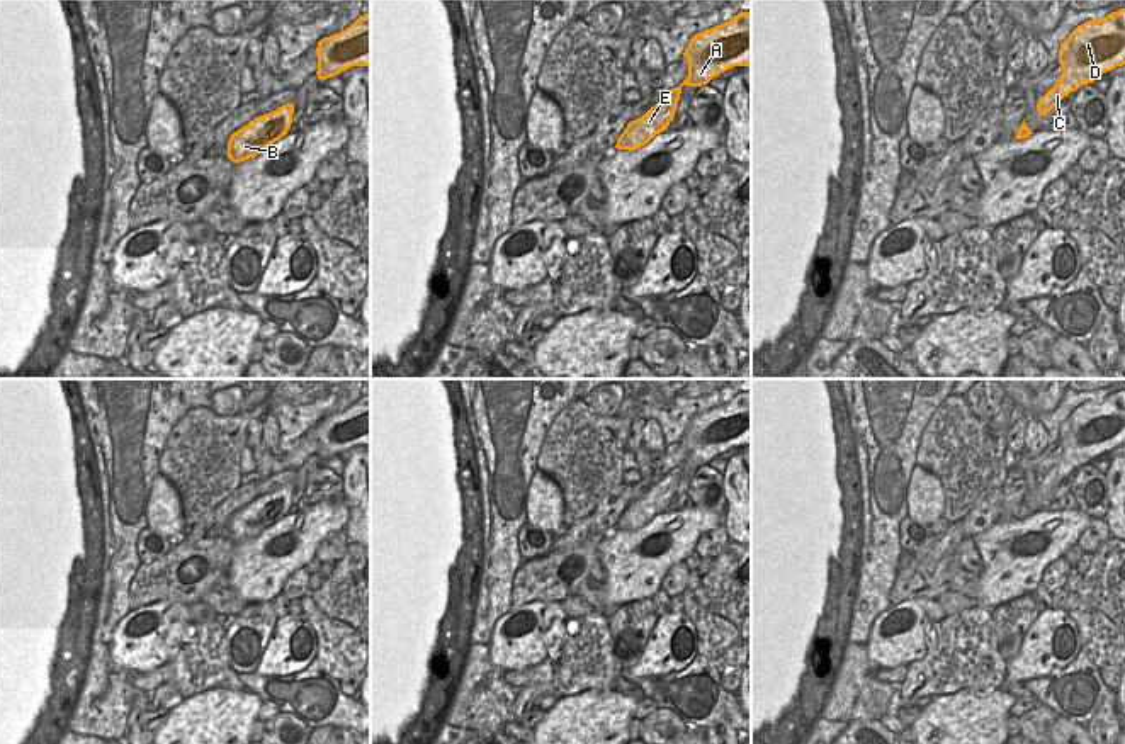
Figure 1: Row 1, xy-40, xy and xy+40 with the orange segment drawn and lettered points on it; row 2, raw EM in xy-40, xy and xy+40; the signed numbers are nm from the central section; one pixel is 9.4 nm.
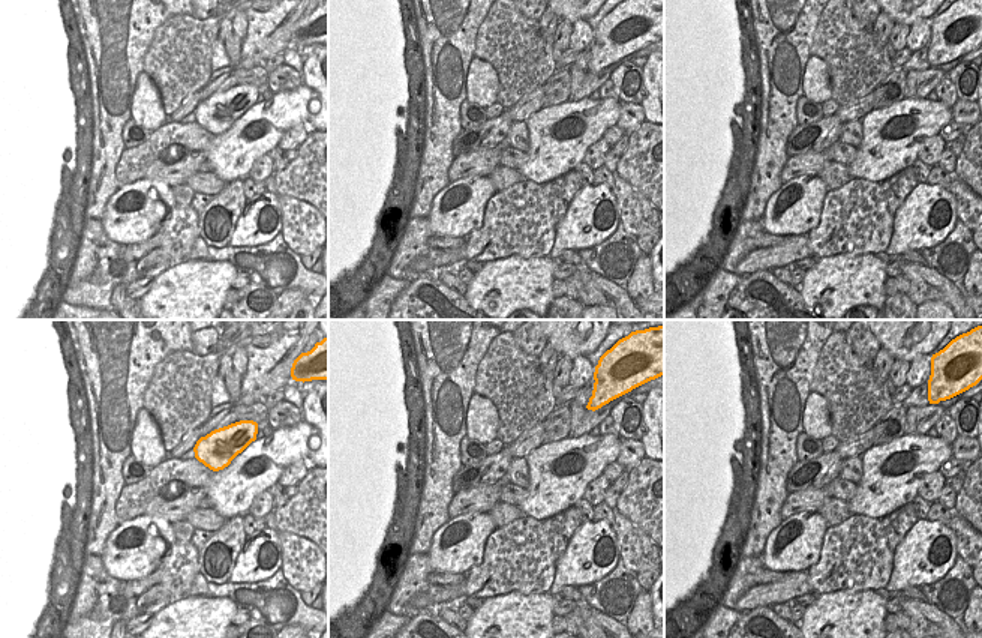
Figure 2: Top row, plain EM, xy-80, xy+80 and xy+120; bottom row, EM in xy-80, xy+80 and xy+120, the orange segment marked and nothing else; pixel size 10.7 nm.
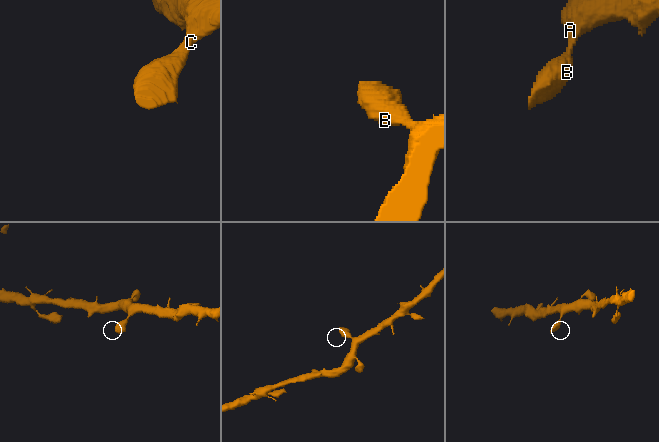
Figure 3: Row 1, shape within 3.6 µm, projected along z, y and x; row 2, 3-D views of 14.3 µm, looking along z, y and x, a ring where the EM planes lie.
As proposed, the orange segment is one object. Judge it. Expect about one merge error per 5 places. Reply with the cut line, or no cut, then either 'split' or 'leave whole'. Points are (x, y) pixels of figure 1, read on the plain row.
no cut | leave whole

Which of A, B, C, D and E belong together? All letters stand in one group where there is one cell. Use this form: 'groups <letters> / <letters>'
groups A B C D E

